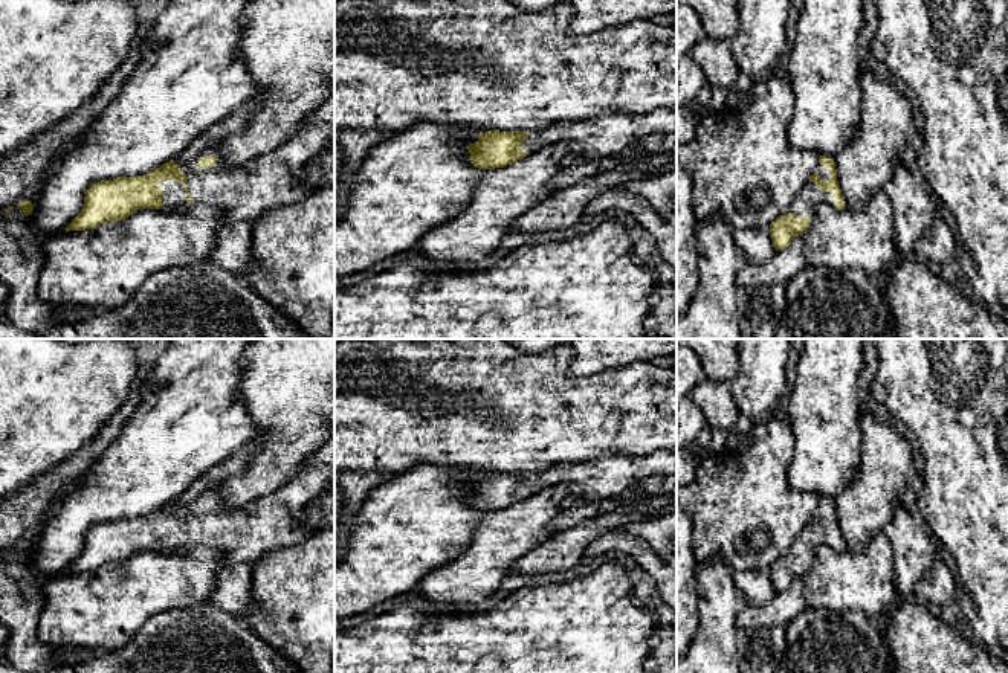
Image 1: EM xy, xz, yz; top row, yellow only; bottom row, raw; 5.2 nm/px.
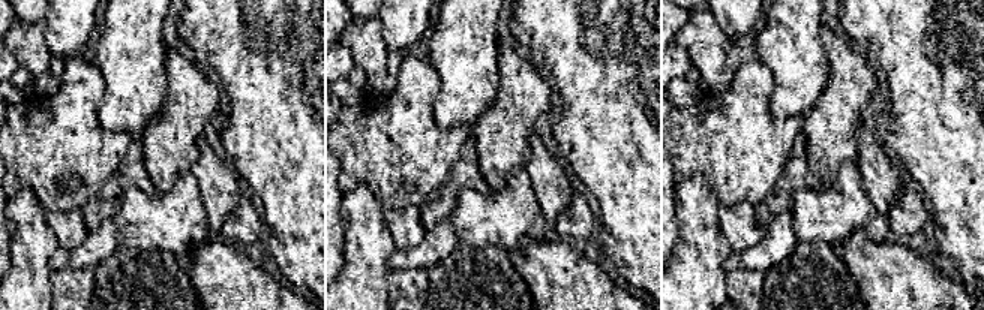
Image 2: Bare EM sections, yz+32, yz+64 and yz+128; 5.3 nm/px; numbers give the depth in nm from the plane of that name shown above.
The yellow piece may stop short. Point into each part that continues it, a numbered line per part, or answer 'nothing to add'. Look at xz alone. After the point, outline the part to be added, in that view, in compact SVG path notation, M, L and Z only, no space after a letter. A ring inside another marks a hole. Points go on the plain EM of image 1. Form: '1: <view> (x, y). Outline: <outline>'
1: xz (614, 476). Outline: M660 450L651 455L625 455L625 453L608 453L593 462L571 462L556 464L539 473L530 475L530 478L521 484L521 490L530 496L541 493L545 488L559 484L568 484L574 493L590 502L614 501L625 505L626 499L632 496L635 487L646 478L658 475L672 475L677 472L677 452Z

